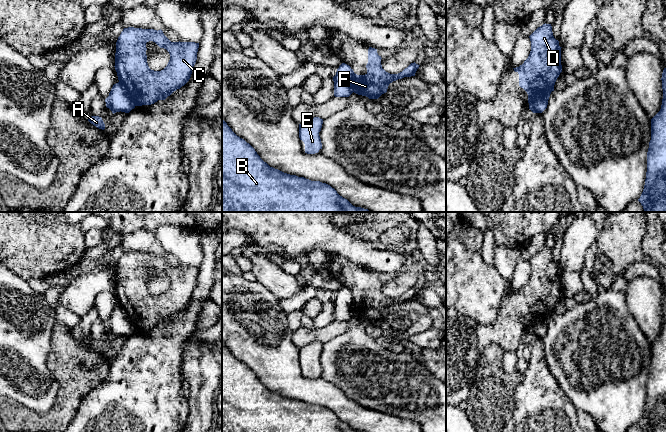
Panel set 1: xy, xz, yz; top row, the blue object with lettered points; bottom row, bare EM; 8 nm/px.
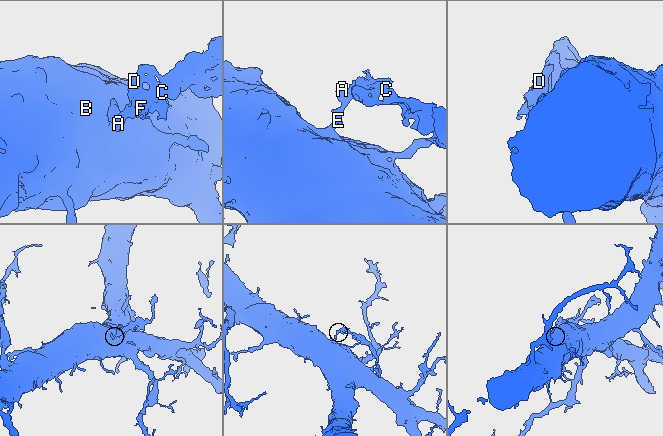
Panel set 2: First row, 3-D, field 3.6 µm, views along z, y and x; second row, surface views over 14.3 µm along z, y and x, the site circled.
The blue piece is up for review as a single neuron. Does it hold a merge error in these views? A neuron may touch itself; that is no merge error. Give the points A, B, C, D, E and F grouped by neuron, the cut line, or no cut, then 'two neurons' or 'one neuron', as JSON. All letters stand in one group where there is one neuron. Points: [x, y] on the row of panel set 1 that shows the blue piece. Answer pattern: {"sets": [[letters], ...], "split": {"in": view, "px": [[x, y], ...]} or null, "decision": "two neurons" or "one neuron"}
{"sets": [["A", "B", "E"], ["C", "D", "F"]], "split": {"in": "yz", "px": [[550, 91], [542, 95], [532, 93], [528, 102]]}, "decision": "two neurons"}

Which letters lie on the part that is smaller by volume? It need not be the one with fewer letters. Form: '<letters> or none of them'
C, D, F

